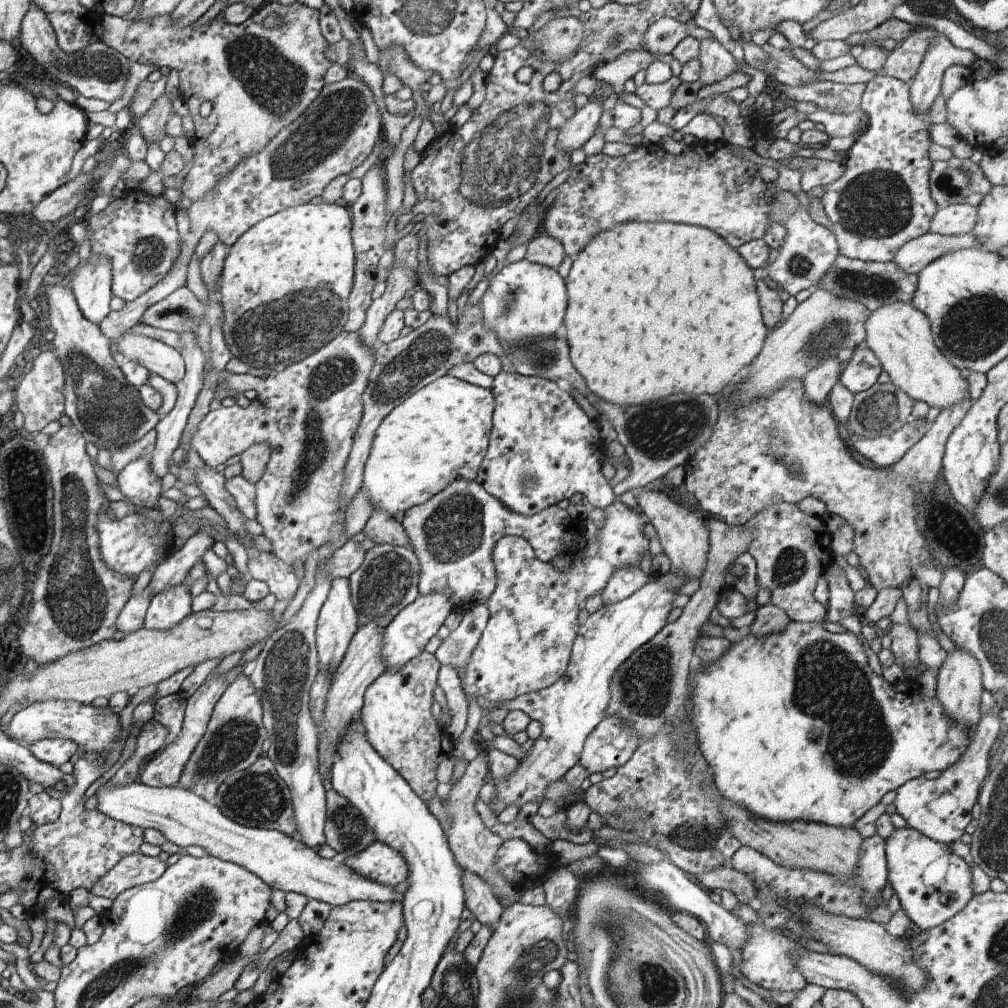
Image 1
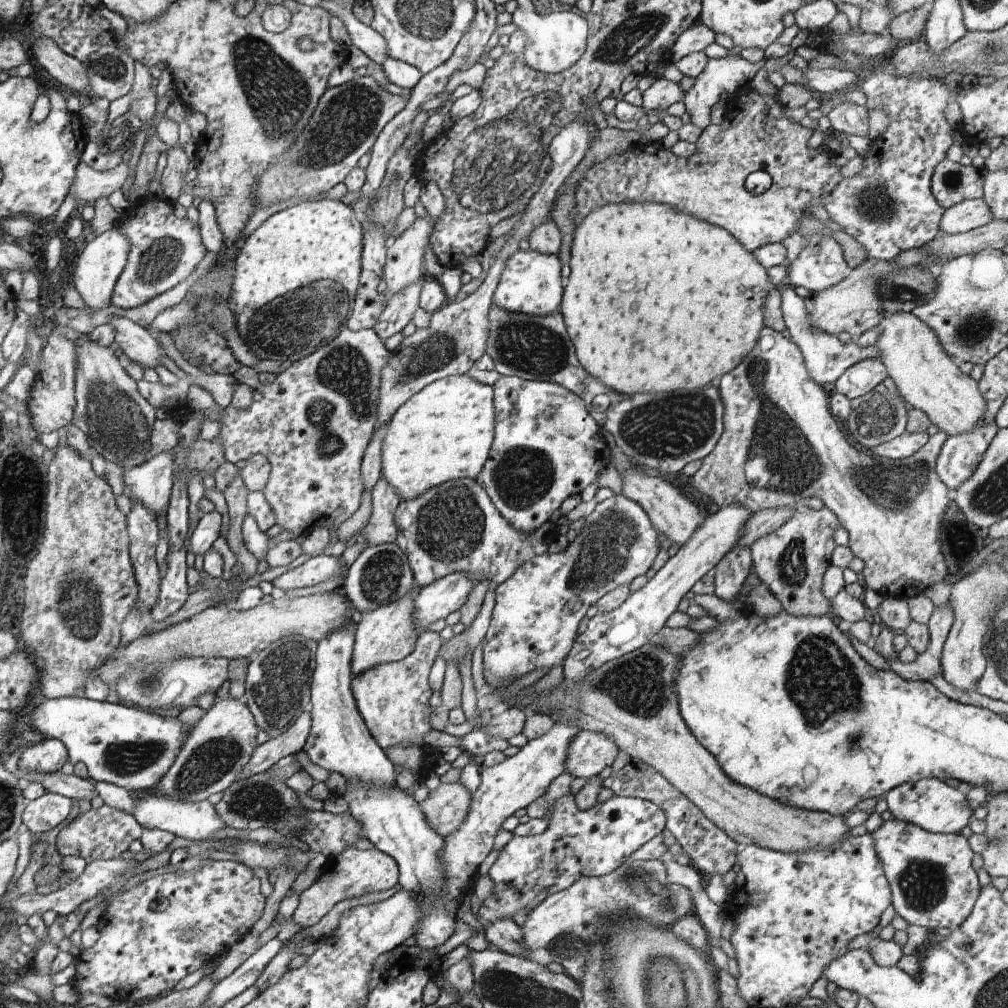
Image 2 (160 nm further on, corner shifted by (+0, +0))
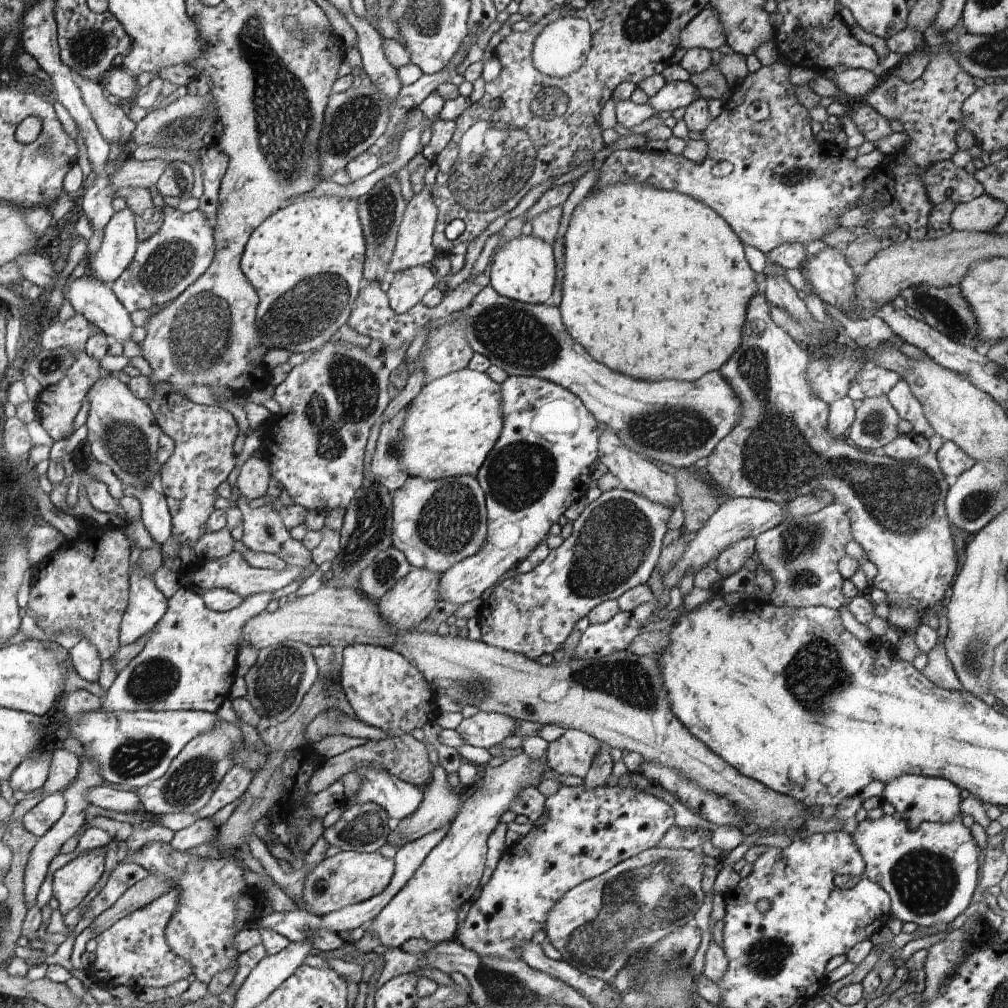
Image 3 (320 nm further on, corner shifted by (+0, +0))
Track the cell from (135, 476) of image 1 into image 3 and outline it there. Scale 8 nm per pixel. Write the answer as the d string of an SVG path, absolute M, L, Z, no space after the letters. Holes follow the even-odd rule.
M136 563L130 576L129 610L125 611L121 623L122 646L136 642L140 636L148 634L164 618L168 606L166 596L155 586L152 577L142 575Z

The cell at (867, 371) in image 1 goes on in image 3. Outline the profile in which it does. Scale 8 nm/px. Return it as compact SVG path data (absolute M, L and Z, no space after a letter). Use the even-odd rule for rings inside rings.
M867 365L852 380L847 396L857 403L865 398L887 396L900 379L895 372Z

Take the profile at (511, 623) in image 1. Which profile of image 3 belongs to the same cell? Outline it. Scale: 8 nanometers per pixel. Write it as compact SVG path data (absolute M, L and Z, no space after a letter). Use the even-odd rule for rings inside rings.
M620 488L604 491L599 498L589 503L578 518L573 522L573 531L563 544L555 549L550 549L550 554L540 563L534 570L530 572L518 573L514 577L504 580L502 584L498 584L490 597L482 603L482 606L477 613L477 620L481 628L481 641L496 648L503 648L507 651L517 652L531 659L538 658L545 654L552 654L558 648L562 648L568 635L574 630L574 626L581 618L584 618L592 608L601 602L620 598L626 590L647 584L650 574L655 570L659 554L661 553L662 538L667 531L666 524L668 518L672 514L671 508L668 505L660 504L658 501L650 500L641 494Z

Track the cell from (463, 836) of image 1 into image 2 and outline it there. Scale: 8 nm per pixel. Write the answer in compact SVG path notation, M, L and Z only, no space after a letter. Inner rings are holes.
M457 781L440 783L435 790L430 790L428 797L419 805L427 825L438 836L445 838L466 818L470 803L471 793Z

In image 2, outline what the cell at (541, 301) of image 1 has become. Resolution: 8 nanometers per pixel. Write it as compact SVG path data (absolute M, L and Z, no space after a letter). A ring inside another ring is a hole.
M532 249L514 251L502 269L495 290L494 305L508 312L531 315L549 315L558 308L562 300L561 262L558 256L541 253Z

